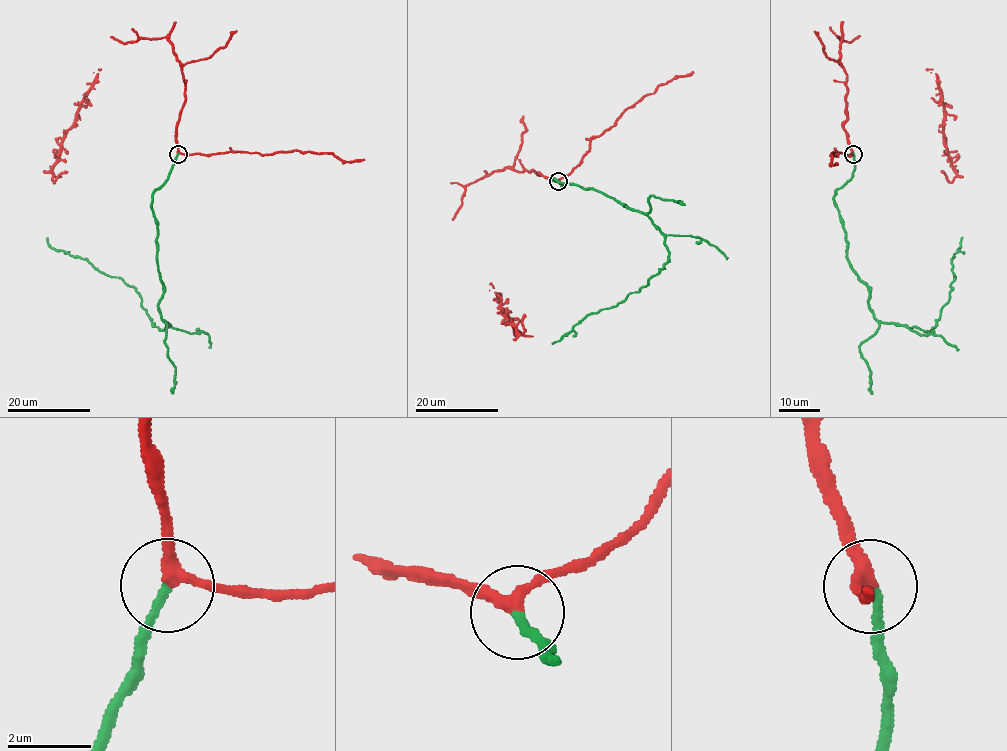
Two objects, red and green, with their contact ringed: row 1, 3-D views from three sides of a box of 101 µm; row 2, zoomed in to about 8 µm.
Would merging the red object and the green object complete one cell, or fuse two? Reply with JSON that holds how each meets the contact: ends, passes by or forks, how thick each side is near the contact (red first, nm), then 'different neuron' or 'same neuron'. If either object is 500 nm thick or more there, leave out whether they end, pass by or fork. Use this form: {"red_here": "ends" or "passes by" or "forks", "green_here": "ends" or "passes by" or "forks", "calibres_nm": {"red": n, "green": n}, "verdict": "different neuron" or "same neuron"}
{"red_here": "passes by", "green_here": "ends", "calibres_nm": {"red": 280, "green": 200}, "verdict": "same neuron"}

